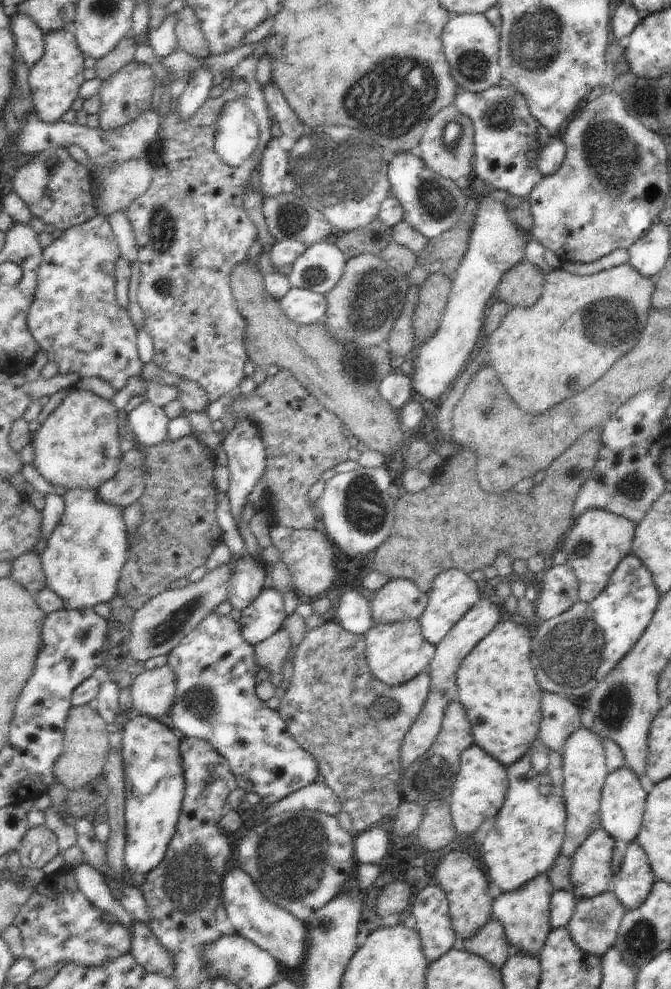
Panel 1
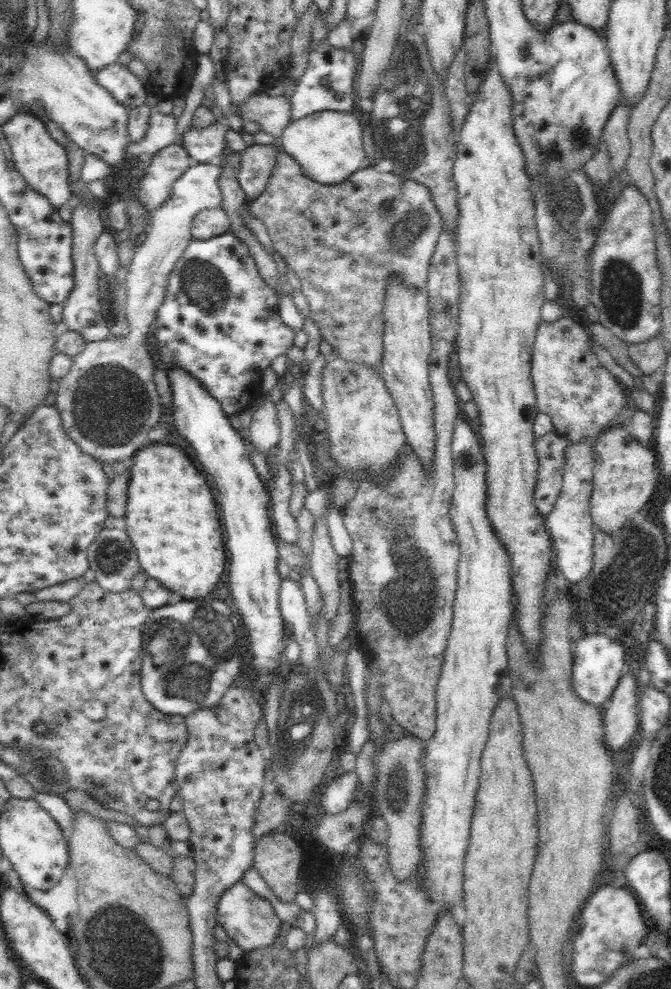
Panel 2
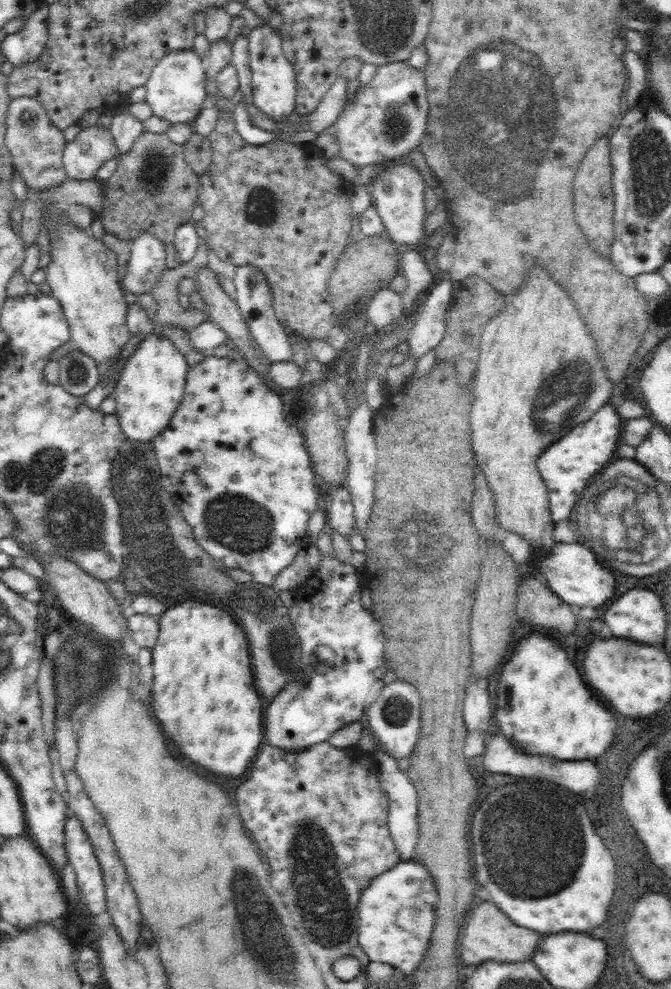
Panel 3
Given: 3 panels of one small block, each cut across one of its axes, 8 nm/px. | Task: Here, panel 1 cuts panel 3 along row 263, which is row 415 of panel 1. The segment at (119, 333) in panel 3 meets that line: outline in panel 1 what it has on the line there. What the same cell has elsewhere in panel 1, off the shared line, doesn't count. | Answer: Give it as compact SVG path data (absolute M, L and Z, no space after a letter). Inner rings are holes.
M68 390L63 402L46 418L33 436L34 461L31 465L52 485L71 489L96 489L115 476L119 470L122 453L119 450L117 409L113 402L104 400L93 392L85 390Z

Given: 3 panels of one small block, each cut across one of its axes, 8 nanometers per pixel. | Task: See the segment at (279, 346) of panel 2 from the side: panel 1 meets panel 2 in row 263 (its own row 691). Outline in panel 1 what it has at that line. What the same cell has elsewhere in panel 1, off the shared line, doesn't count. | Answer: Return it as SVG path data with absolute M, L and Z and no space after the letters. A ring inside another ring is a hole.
M212 612L169 655L167 664L177 679L176 702L169 715L180 737L195 737L210 742L226 758L238 787L246 793L260 795L262 805L270 805L313 784L320 772L318 762L287 732L279 712L271 710L255 694L258 685L255 677L261 669L257 666L254 652L255 648L242 637L239 622L235 622L230 615L219 616Z

